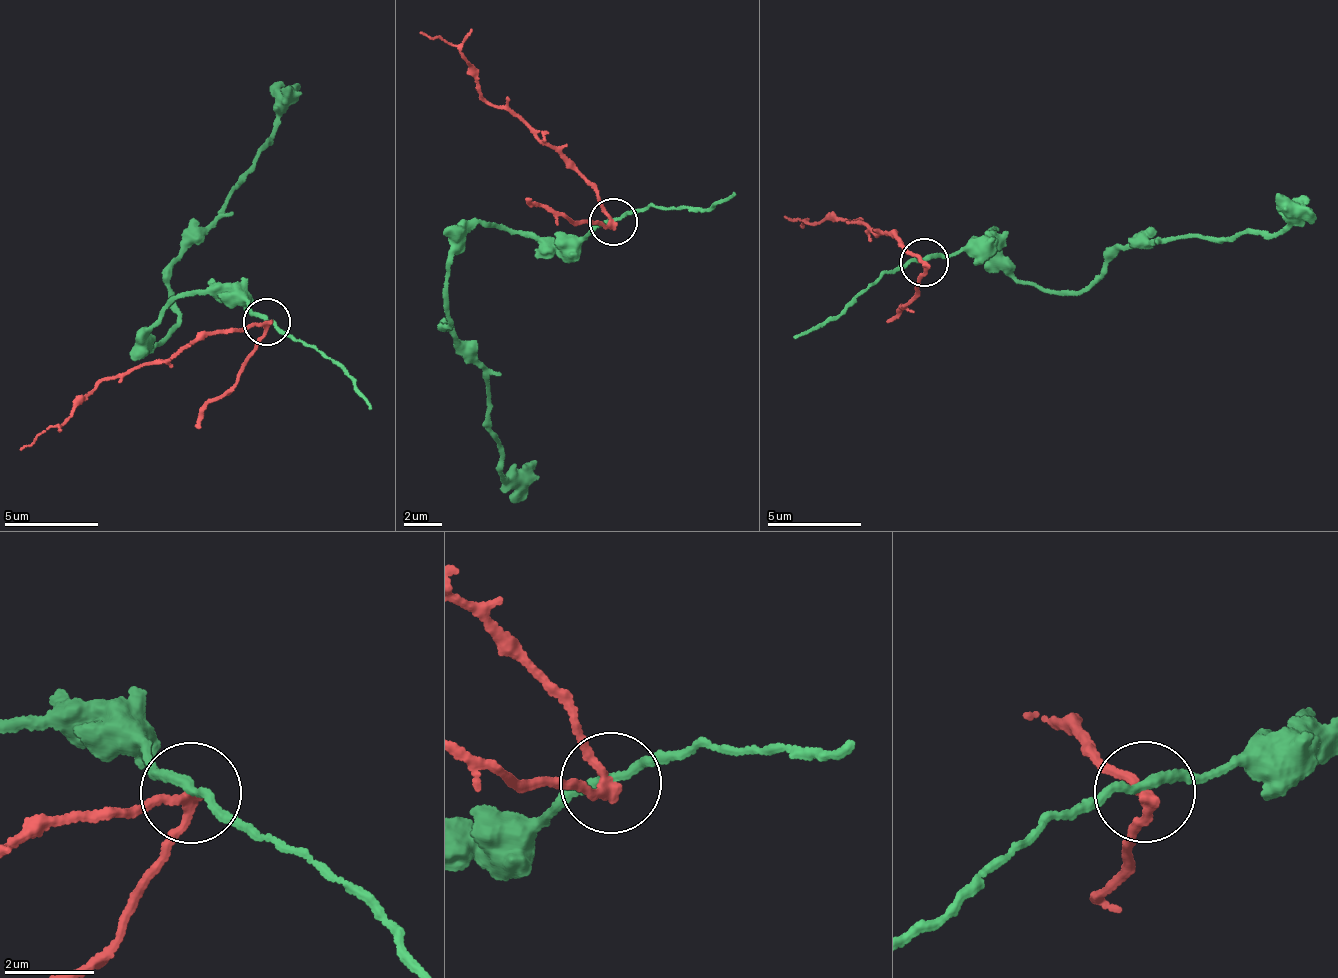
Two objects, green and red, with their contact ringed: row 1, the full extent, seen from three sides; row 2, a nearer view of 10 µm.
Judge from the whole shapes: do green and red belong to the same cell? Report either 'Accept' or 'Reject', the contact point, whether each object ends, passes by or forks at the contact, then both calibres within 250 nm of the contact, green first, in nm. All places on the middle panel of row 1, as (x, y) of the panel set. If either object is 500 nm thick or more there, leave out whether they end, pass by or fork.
Reject. Place: (613, 222). At the ring green passes by. At the ring red passes by. Thickness 200 nm (green) against 200 nm

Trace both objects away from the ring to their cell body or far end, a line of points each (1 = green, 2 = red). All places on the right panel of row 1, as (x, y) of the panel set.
1: (922, 261), (995, 230), (989, 248), (1021, 281), (1073, 296), (1128, 247), (1282, 234), (1311, 213)
2: (922, 261), (890, 232), (860, 219), (851, 221), (825, 216), (799, 228)

